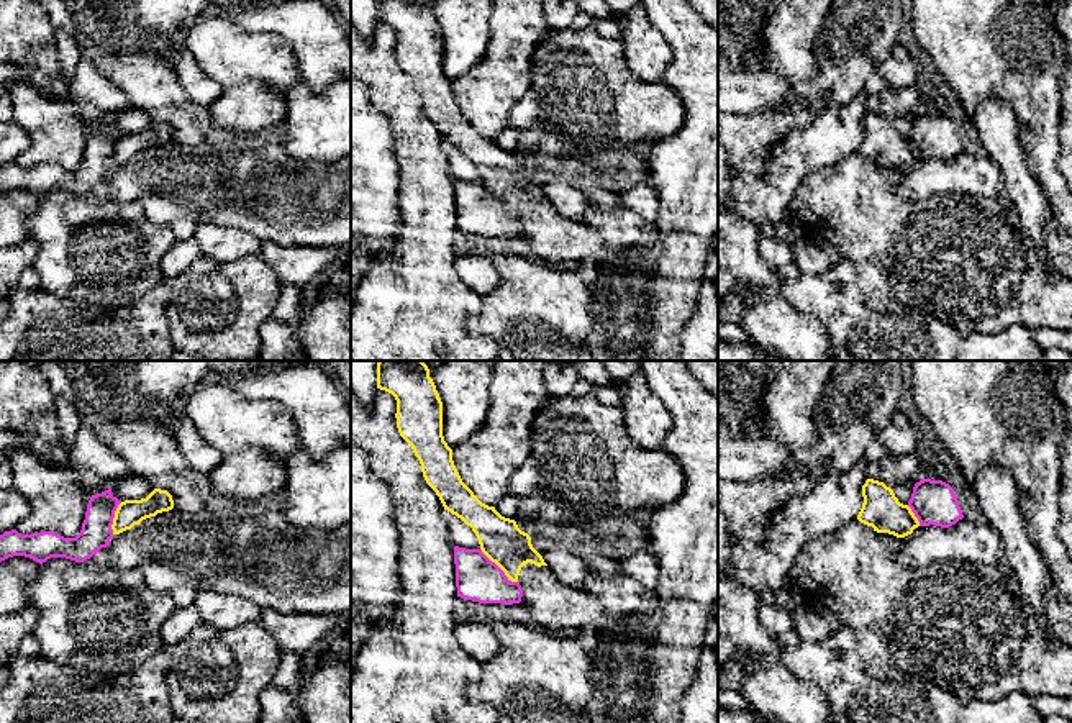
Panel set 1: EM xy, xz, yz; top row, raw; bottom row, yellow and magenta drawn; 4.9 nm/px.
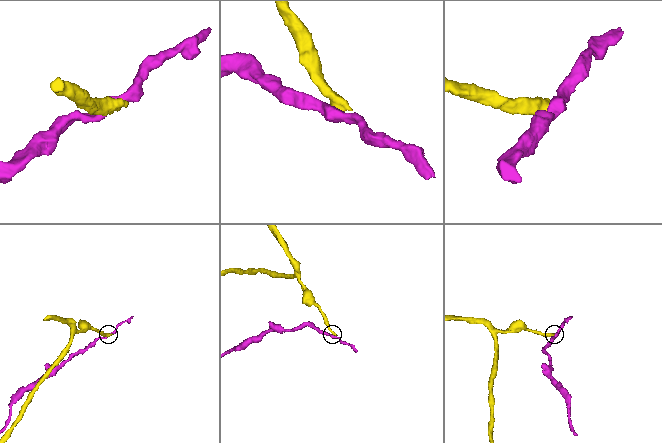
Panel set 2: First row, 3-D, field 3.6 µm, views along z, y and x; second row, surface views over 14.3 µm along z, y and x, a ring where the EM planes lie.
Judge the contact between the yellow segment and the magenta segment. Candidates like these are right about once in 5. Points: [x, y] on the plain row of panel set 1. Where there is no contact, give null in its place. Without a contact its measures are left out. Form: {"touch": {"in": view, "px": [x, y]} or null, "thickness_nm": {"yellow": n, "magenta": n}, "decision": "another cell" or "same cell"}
{"touch": {"in": "xz", "px": [499, 199]}, "thickness_nm": {"yellow": 220, "magenta": 220}, "decision": "another cell"}

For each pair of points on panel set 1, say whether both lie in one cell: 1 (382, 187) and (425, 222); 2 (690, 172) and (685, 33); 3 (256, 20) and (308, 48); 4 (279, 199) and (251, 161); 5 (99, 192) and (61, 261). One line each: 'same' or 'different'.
1: different
2: same
3: same
4: same
5: same

